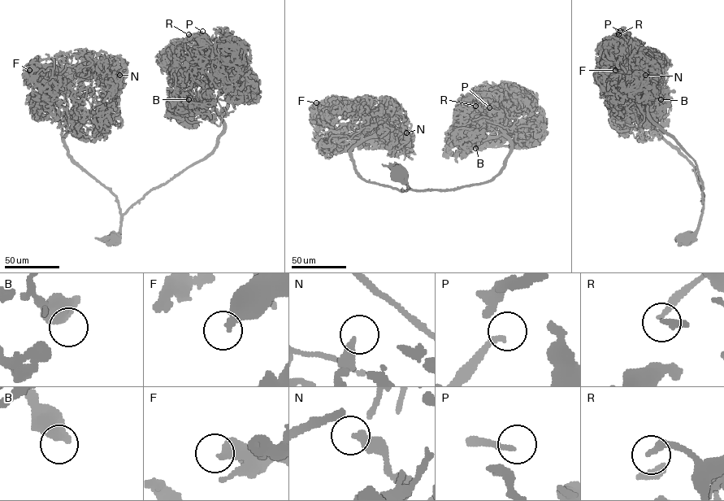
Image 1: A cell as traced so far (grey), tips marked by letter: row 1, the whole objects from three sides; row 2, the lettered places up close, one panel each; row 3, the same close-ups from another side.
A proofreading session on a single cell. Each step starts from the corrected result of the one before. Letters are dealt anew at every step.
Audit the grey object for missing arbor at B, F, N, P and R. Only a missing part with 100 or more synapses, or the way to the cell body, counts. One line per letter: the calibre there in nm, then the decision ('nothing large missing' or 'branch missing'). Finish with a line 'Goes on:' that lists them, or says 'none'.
B: calibre 550 nm; nothing large missing
F: calibre 380 nm; nothing large missing
N: calibre 240 nm; nothing large missing
P: calibre 240 nm; nothing large missing
R: calibre 240 nm; branch missing
Goes on: R

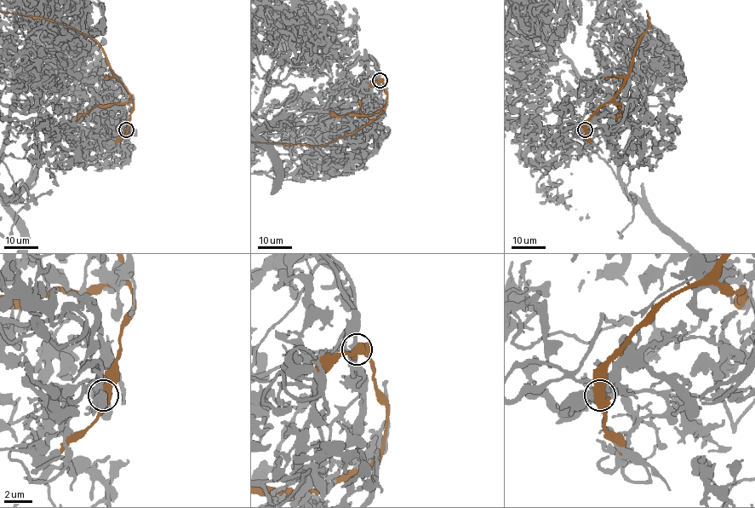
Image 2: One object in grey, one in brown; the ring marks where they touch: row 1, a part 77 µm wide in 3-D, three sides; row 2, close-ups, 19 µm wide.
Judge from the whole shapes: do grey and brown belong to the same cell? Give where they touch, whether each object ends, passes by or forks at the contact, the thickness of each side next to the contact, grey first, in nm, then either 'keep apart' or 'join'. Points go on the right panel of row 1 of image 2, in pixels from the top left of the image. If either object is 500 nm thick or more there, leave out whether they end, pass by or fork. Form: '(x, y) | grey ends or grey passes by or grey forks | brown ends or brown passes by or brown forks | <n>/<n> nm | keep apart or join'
(585, 129) | 440/550 nm | keep apart

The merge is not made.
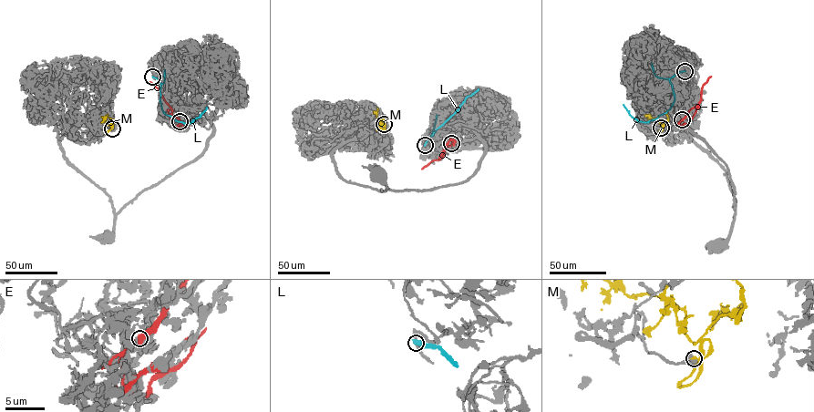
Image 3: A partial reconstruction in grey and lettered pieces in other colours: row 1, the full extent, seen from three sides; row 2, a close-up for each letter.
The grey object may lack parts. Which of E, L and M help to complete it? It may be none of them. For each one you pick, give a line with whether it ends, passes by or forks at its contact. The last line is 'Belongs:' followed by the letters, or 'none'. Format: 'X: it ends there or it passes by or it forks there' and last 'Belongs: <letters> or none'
M: it ends there
Belongs: M

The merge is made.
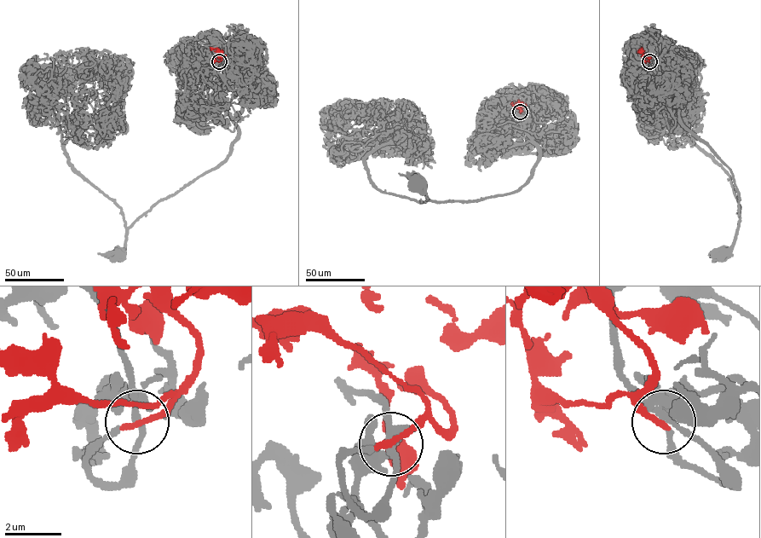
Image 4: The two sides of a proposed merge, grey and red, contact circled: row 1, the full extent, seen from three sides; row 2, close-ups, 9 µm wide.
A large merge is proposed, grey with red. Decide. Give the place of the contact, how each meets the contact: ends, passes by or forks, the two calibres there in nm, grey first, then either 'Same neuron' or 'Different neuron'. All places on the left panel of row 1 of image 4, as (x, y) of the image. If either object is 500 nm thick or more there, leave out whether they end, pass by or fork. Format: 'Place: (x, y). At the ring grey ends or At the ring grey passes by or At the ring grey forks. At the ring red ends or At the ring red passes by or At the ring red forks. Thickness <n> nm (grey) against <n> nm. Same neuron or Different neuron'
Place: (219, 61). At the ring grey forks. At the ring red ends. Thickness 280 nm (grey) against 240 nm. Same neuron

